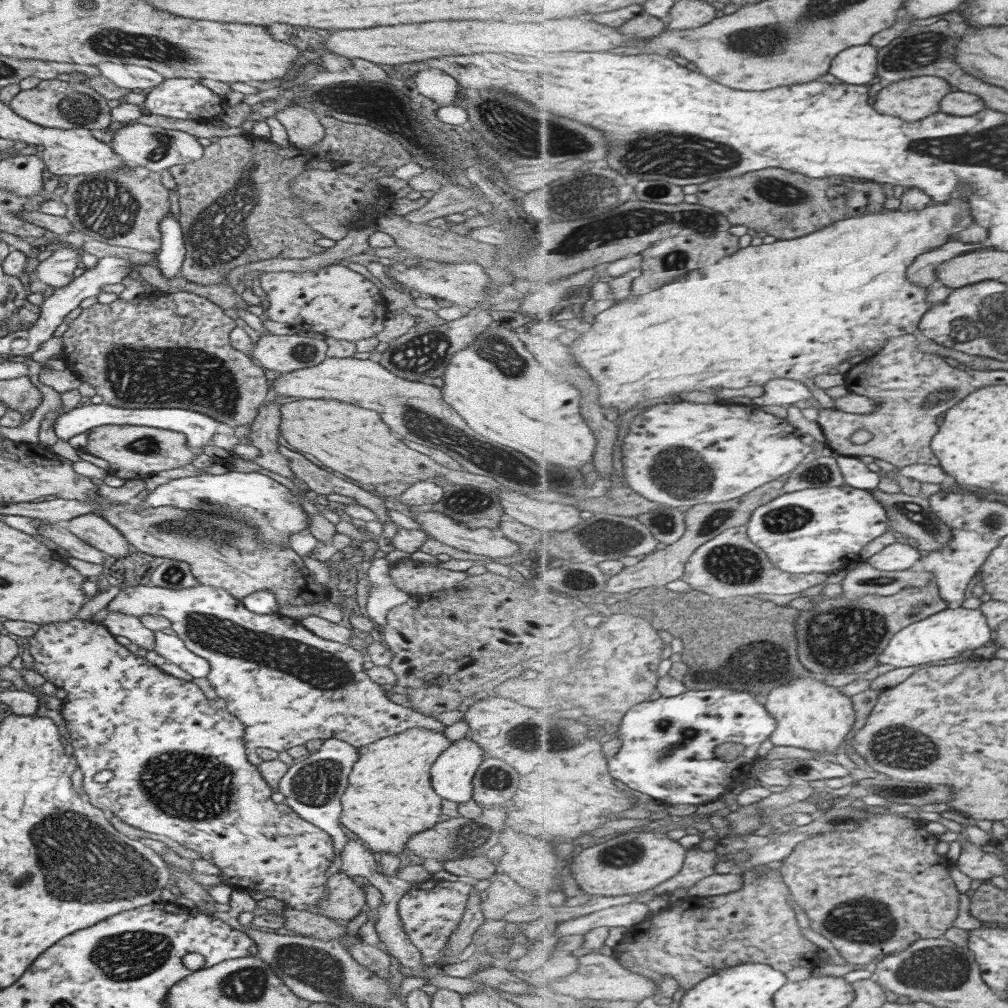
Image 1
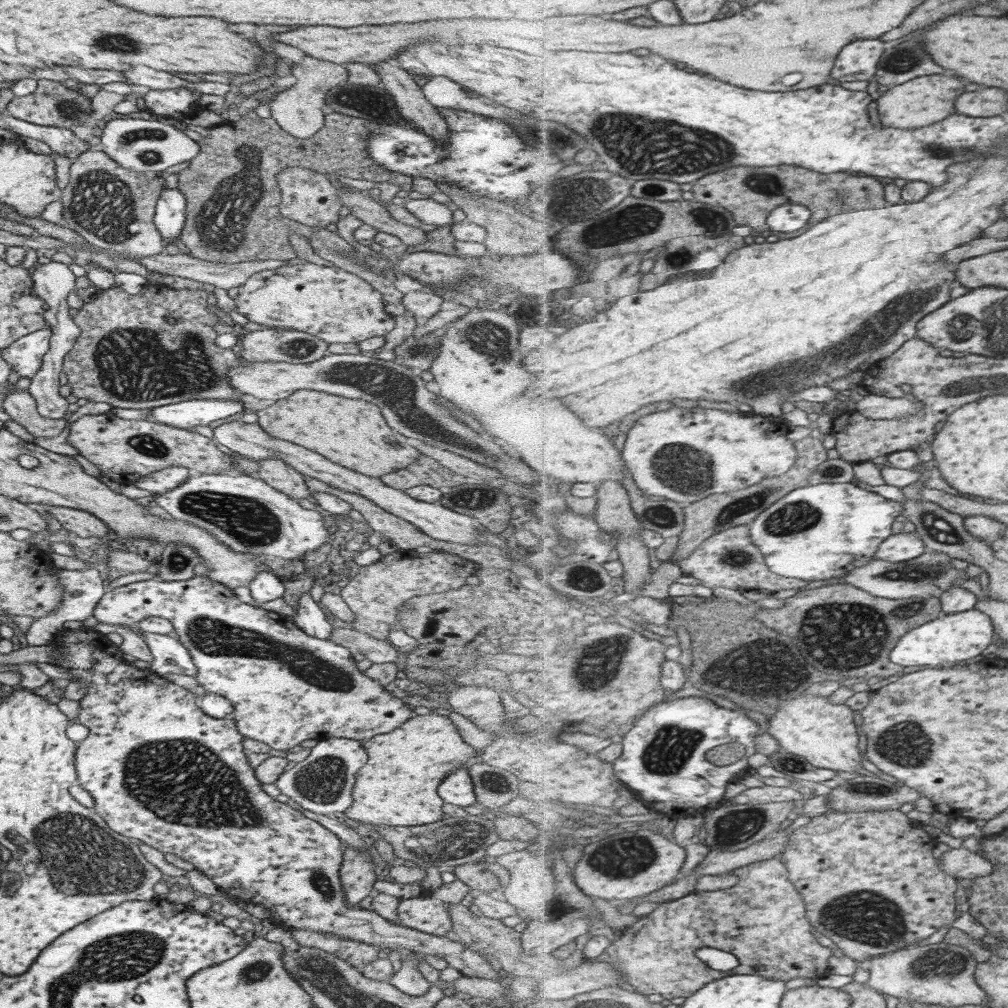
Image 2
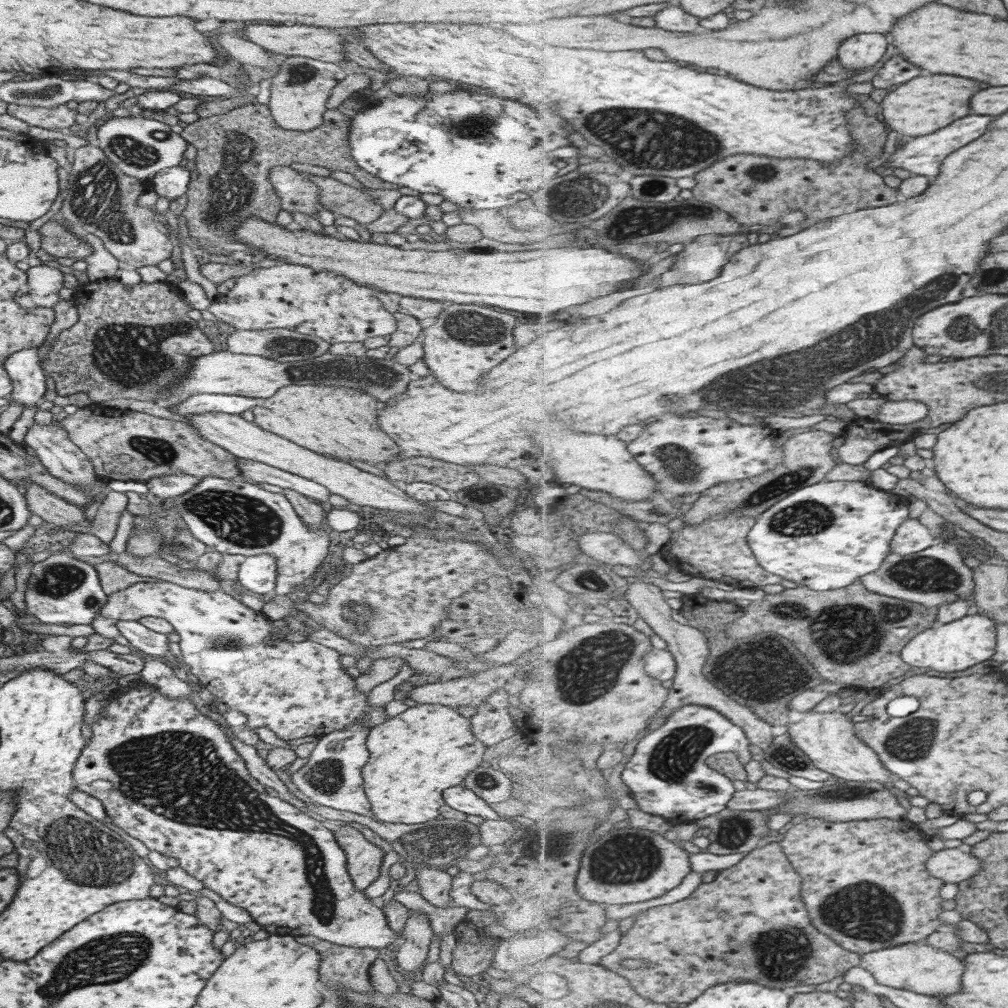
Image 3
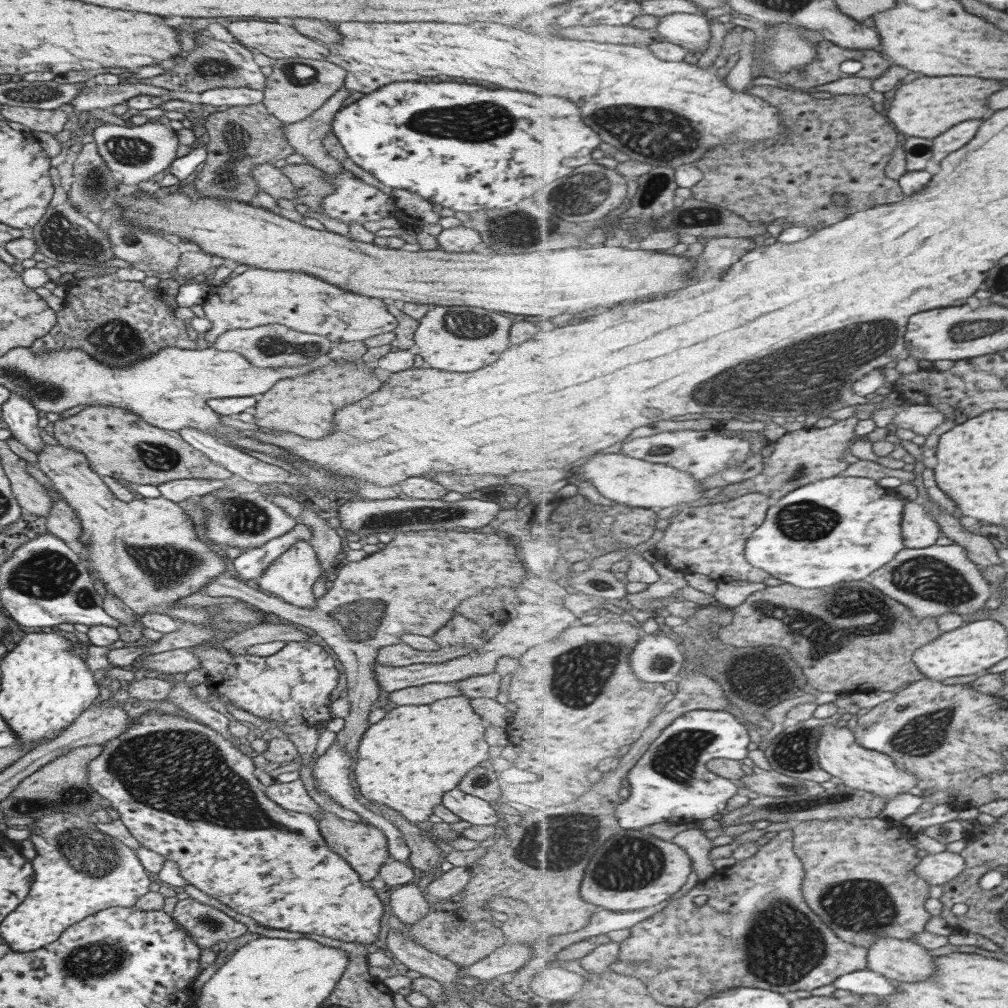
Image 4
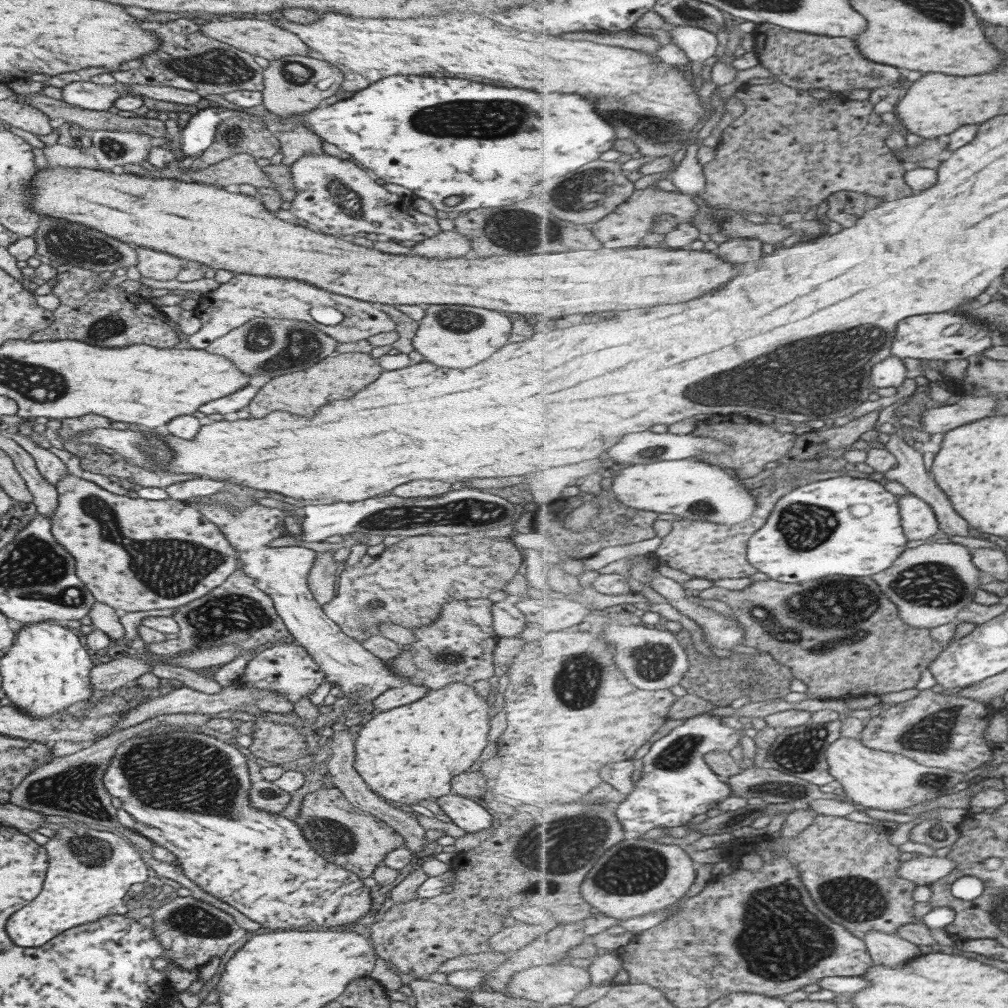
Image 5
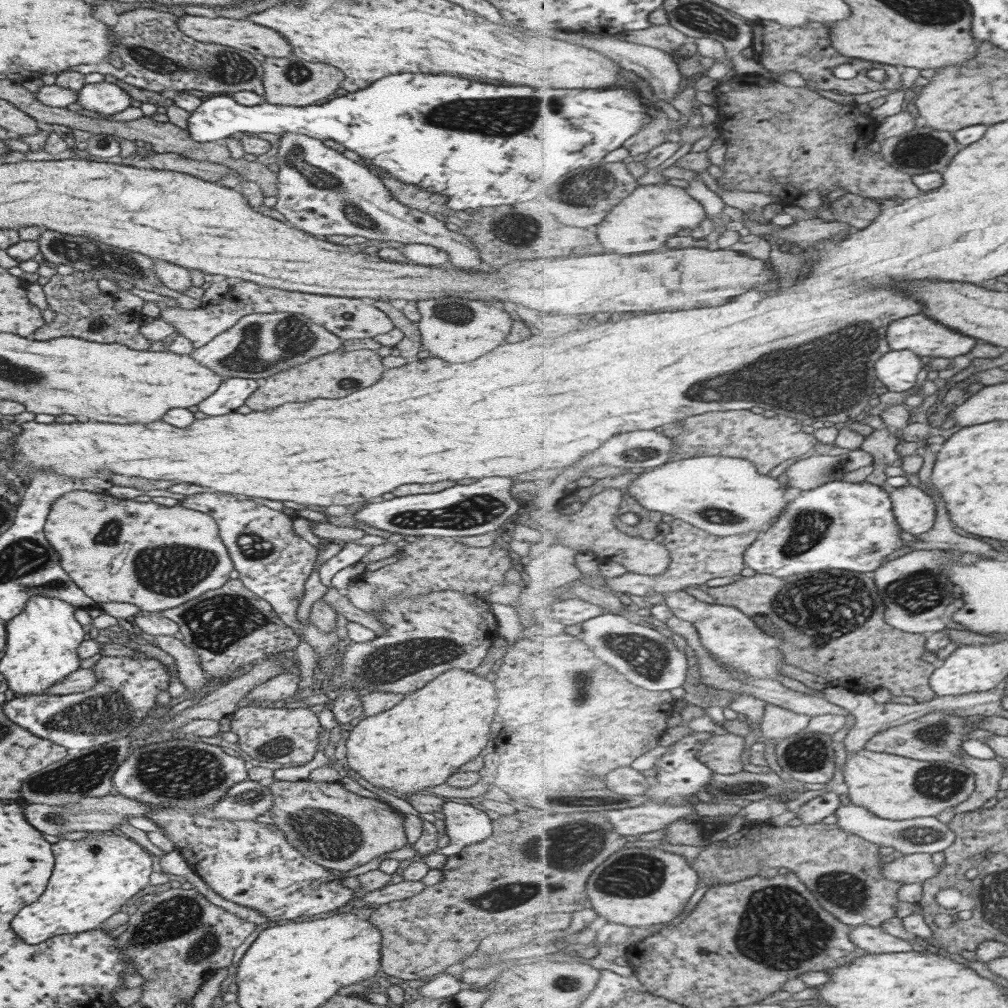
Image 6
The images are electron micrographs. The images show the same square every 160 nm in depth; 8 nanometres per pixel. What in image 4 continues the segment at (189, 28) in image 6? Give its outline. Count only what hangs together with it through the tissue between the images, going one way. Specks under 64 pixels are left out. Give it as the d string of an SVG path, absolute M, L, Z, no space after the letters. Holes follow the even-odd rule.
M243 18L239 22L230 22L226 28L239 44L269 58L321 60L327 56L327 48L319 46L307 36L297 34L294 27L288 25Z

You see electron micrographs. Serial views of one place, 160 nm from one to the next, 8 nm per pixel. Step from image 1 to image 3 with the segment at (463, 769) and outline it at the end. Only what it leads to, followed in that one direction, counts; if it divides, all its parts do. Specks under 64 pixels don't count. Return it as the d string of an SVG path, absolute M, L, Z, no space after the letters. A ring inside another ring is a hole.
M462 783L442 790L442 799L445 805L465 815L481 816L484 820L498 819L487 803L473 791L462 786Z

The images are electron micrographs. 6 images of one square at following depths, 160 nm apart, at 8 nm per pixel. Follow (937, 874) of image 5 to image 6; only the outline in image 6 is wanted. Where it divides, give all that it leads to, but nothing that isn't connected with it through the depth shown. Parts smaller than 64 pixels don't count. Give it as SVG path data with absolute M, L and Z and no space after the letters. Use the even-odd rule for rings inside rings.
M931 854L902 855L885 863L883 872L887 879L901 884L923 883L939 874L940 866Z

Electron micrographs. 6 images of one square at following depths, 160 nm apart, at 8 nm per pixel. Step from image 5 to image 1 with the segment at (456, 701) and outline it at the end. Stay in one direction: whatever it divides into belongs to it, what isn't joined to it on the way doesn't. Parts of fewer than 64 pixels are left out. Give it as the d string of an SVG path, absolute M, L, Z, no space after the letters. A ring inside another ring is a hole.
M413 727L399 734L380 738L371 744L357 747L357 760L348 774L348 785L340 796L339 823L343 825L343 829L361 842L369 852L397 857L405 849L407 840L413 834L433 828L443 818L440 815L442 798L435 794L430 785L430 768L433 761L444 750L447 750L451 743L452 741L445 738L443 732Z

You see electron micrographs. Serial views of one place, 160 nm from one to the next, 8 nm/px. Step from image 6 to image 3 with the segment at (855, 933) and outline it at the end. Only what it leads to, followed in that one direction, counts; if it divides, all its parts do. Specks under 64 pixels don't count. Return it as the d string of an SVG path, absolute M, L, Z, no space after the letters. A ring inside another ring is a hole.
M924 942L874 950L863 955L861 963L861 966L872 972L881 984L893 988L939 998L962 991L961 978L965 970L965 960L959 960L951 952L933 948Z

